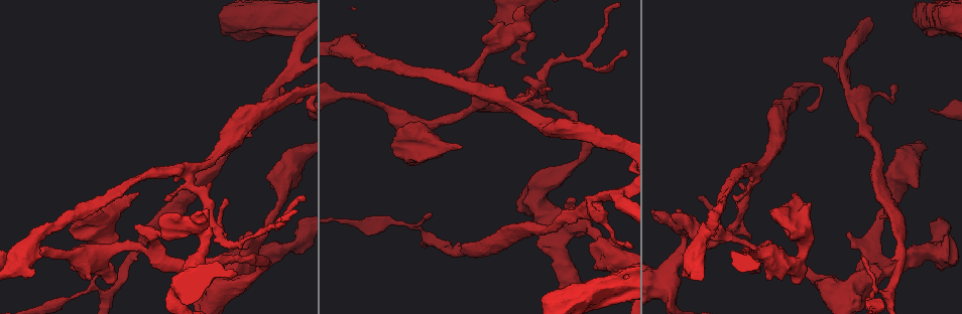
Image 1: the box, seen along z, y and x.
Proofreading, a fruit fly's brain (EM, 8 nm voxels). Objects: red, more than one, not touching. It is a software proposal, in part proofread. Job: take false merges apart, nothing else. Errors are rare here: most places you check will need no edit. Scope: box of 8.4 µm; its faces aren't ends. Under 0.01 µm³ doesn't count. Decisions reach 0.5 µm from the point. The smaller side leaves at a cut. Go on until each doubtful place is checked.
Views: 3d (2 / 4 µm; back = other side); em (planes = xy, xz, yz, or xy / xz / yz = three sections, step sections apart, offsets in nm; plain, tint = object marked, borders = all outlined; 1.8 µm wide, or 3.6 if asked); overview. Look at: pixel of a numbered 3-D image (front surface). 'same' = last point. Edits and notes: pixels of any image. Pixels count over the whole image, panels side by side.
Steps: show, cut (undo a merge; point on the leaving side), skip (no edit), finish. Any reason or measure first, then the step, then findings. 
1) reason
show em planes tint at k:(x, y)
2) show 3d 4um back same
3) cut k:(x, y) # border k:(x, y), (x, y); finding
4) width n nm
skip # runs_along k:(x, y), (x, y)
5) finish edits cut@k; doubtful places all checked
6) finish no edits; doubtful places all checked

abrupt turn
show 3d 2um at 1:(859, 101)

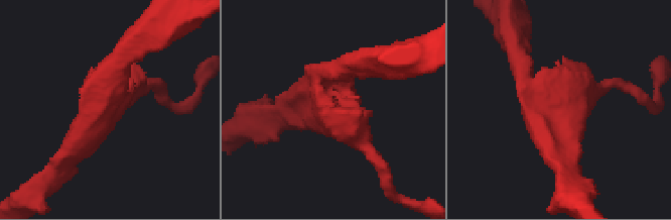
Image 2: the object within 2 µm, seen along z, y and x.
show em yz step 16 tint at 2:(552, 109)

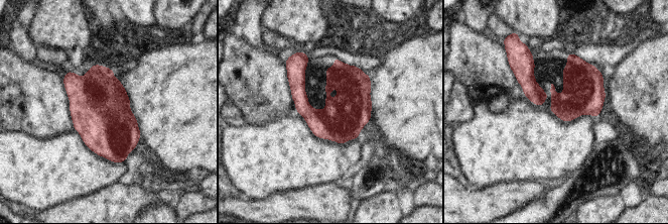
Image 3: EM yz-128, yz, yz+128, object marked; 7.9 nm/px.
show em planes borders same

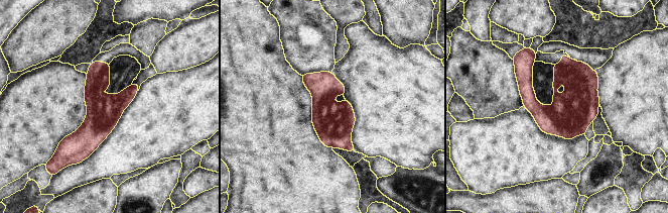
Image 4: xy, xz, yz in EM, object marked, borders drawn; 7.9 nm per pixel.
arms 3
skip # runs_along 4:(105, 65), (96, 128), (76, 158); all the same neuron

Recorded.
abrupt turn
show em planes tint at 1:(477, 102)

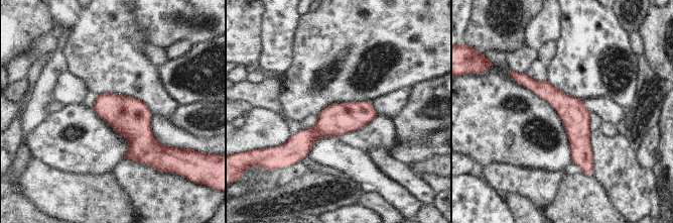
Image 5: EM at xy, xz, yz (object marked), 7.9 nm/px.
skip # runs_along 5:(517, 75), (576, 119), (585, 168); all the same neuron

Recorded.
arms part here
show 3d 2um at 1:(577, 56)

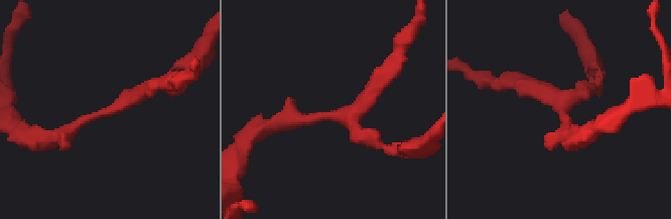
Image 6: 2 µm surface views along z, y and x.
arms 3
show em yz step 8 tint at 6:(338, 118)

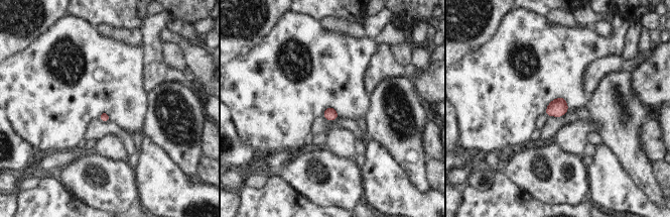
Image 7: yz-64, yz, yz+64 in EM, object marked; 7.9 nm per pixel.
skip # all the same neuron

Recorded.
branch point
show em xy step 4 tint at 1:(195, 168)

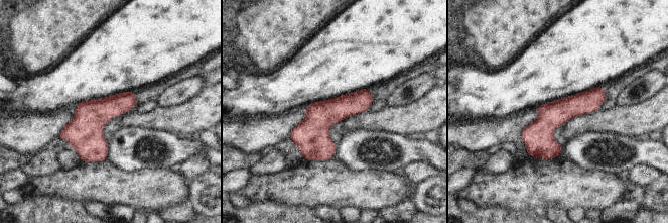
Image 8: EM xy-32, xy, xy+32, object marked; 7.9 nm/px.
show em planes tint same

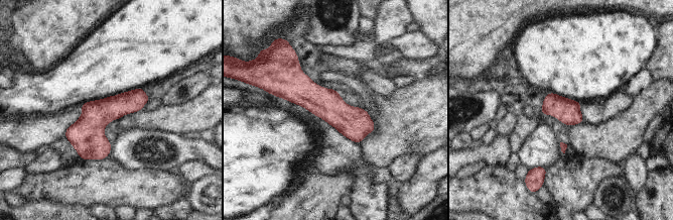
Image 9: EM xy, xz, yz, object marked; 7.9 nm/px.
width 200 nm
skip # one neuron here

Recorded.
sudden change in width
show em planes tint at 1:(886, 296)

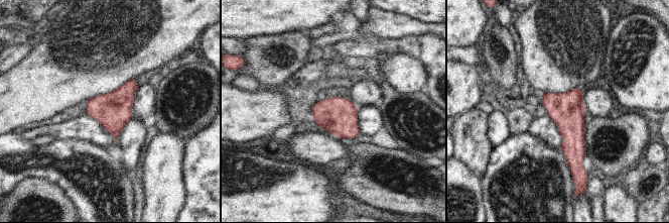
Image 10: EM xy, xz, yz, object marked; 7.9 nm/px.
skip # one neuron here

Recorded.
finish no edits; doubtful places all checked

